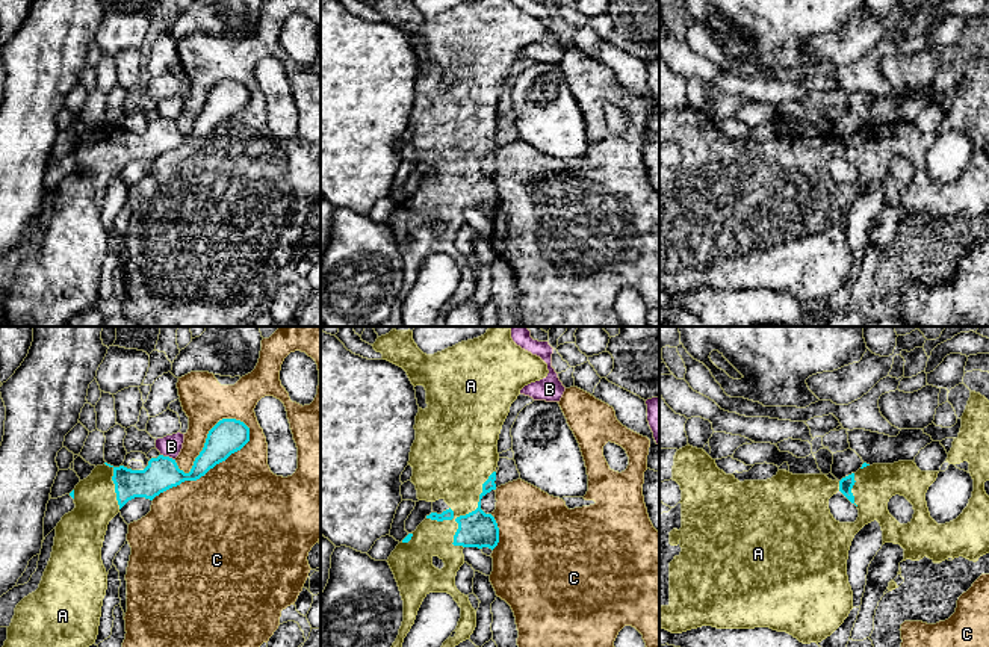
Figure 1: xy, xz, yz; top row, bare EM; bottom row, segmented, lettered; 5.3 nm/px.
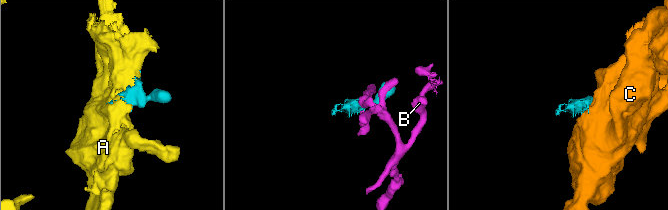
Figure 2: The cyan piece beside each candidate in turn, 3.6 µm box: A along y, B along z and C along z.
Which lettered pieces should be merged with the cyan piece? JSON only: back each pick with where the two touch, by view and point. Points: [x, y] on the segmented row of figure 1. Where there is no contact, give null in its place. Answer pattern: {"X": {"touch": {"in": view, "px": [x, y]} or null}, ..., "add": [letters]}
{"A": {"touch": {"in": "xz", "px": [472, 511]}}, "add": ["A"]}

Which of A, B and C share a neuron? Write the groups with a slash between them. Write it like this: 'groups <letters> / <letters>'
groups A / B / C

